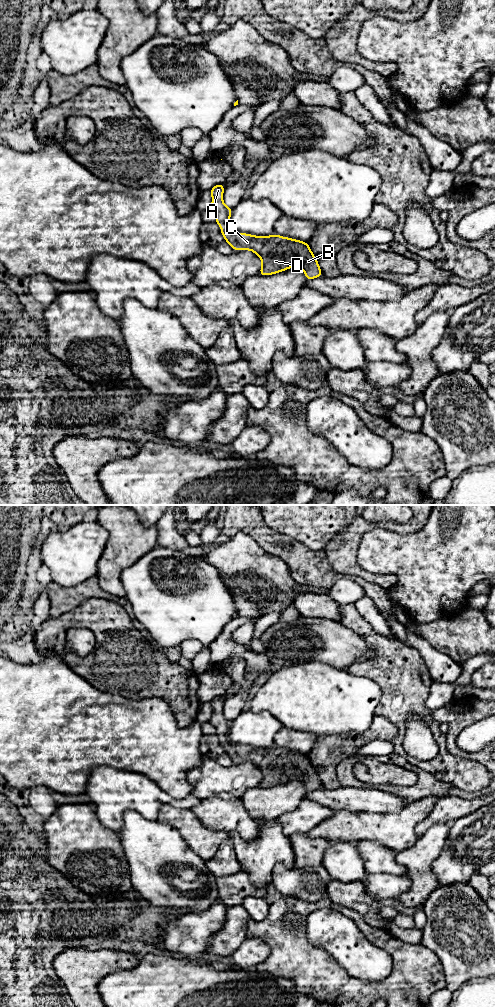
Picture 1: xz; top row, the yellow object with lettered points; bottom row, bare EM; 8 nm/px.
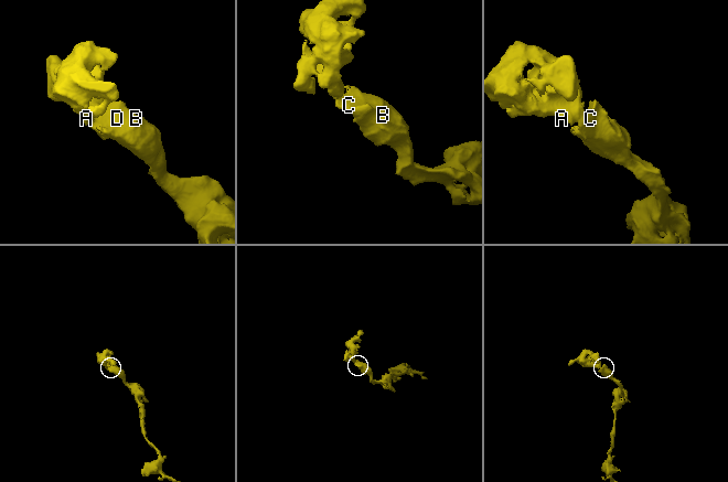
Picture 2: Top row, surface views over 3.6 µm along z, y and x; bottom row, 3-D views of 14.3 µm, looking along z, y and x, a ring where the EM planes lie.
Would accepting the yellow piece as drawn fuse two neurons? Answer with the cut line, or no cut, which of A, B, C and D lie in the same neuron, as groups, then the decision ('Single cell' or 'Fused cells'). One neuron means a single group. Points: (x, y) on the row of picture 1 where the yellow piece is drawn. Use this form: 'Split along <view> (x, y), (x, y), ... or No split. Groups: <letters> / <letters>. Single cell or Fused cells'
No split. Groups: A B C D. Single cell

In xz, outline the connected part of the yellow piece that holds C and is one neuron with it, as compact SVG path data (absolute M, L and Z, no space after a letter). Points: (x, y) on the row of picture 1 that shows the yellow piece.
M220 183L209 190L213 198L209 210L215 215L222 236L234 251L251 250L260 257L262 267L259 275L268 276L297 266L303 270L307 281L324 276L308 242L275 233L265 237L231 230L227 224L233 209L223 203L224 189L225 186Z

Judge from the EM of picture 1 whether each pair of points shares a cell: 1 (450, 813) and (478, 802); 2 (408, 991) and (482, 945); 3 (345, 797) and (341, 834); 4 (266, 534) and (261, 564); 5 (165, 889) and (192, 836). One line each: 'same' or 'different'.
1: same
2: different
3: different
4: different
5: different

